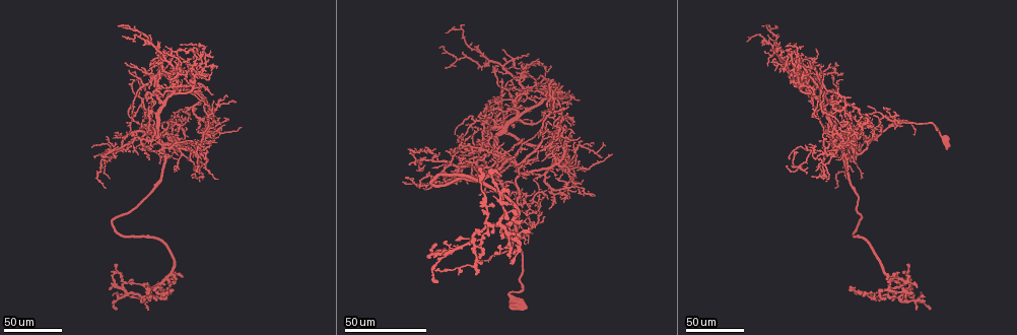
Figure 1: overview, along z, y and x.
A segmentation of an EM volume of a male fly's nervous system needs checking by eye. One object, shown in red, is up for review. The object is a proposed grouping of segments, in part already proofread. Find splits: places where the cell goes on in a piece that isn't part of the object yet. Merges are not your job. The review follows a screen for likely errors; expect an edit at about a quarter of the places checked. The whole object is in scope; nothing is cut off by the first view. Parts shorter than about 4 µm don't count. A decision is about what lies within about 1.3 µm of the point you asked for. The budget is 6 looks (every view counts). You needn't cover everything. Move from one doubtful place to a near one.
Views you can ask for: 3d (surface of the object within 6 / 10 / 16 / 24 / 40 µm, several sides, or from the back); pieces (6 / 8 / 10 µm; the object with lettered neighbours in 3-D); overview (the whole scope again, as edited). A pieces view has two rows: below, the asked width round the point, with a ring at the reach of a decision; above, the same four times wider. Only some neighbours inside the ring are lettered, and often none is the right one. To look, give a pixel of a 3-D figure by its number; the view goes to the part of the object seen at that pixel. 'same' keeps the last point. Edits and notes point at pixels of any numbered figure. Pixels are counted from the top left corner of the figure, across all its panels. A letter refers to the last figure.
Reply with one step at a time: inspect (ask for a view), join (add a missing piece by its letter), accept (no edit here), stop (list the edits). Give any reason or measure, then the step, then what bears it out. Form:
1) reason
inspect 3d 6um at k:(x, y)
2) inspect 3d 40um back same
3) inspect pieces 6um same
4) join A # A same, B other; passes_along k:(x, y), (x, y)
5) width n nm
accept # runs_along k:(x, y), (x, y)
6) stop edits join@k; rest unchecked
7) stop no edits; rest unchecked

free end
inspect 3d 24um at 1:(876, 293)

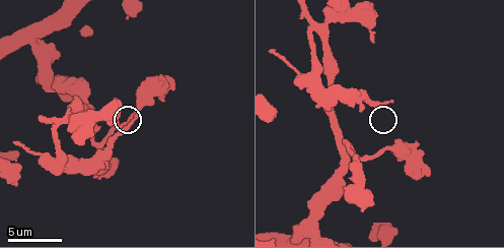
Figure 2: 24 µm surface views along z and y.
what lies round it
inspect pieces 8um at 2:(137, 117)

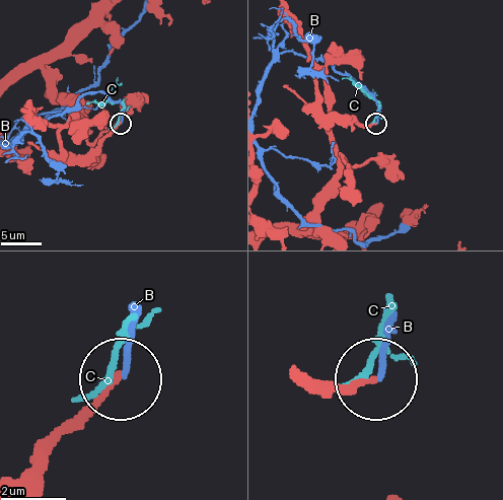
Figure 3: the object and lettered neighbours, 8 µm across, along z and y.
accept # B other, C other; runs_along 3:(316, 379), (341, 387), (371, 381); none of them fits

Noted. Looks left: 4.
long arm stops here
inspect 3d 40um at 1:(111, 293)

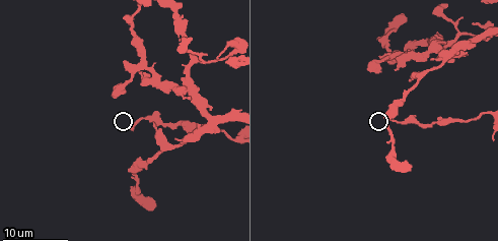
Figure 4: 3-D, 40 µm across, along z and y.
closer look
inspect 3d 10um at 4:(131, 128)

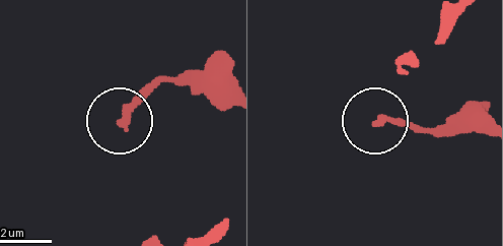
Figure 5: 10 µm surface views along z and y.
inspect pieces 6um at 5:(378, 121)

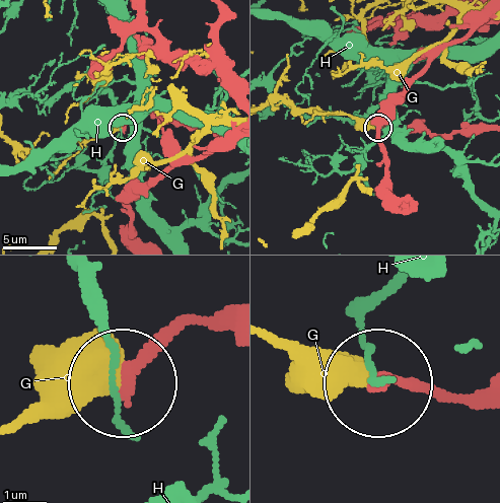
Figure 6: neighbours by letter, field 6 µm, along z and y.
accept # G other, H other; runs_along 6:(229, 326), (174, 330), (124, 376); none of them fits

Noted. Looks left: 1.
stop no edits; rest unchecked

